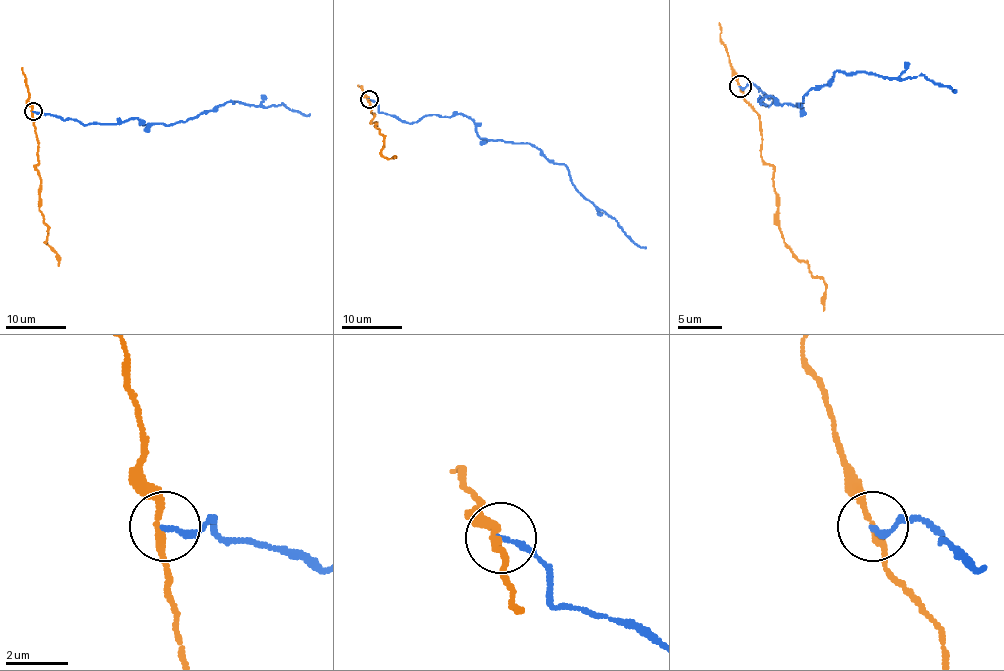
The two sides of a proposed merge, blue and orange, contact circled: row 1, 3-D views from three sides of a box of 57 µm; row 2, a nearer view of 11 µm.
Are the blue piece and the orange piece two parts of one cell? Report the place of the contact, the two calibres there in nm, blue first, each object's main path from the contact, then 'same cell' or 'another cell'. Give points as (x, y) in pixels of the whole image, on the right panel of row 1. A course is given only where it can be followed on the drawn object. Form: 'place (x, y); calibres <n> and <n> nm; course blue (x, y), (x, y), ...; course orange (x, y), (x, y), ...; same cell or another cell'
place (740, 86); calibres 180 and 200 nm; course blue (740, 87), (773, 98), (762, 104), (771, 96), (802, 107), (835, 71), (927, 76), (956, 89); course orange (740, 87), (742, 98), (760, 120), (760, 157), (773, 168), (780, 232), (813, 276), (824, 280), (824, 311); another cell

